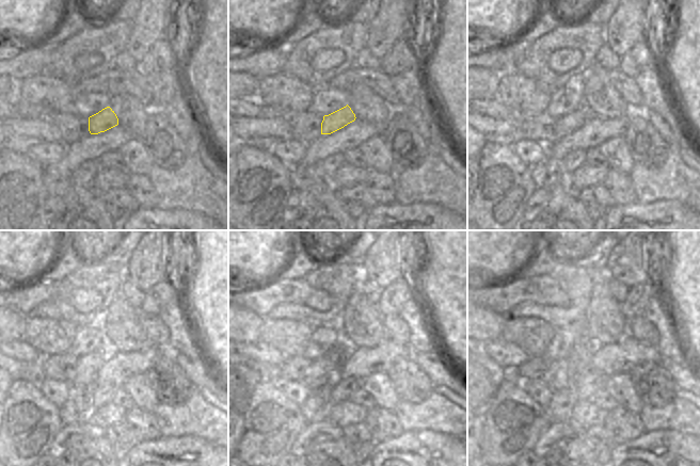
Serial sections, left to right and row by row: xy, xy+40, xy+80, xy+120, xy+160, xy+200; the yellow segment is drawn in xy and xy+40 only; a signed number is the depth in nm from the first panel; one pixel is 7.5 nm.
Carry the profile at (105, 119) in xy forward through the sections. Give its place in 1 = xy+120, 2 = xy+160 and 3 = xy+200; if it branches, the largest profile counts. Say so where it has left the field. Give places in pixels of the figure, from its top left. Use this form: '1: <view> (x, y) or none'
1: xy+120 (83, 374)
2: xy+160 (321, 371)
3: xy+200 (556, 376)

